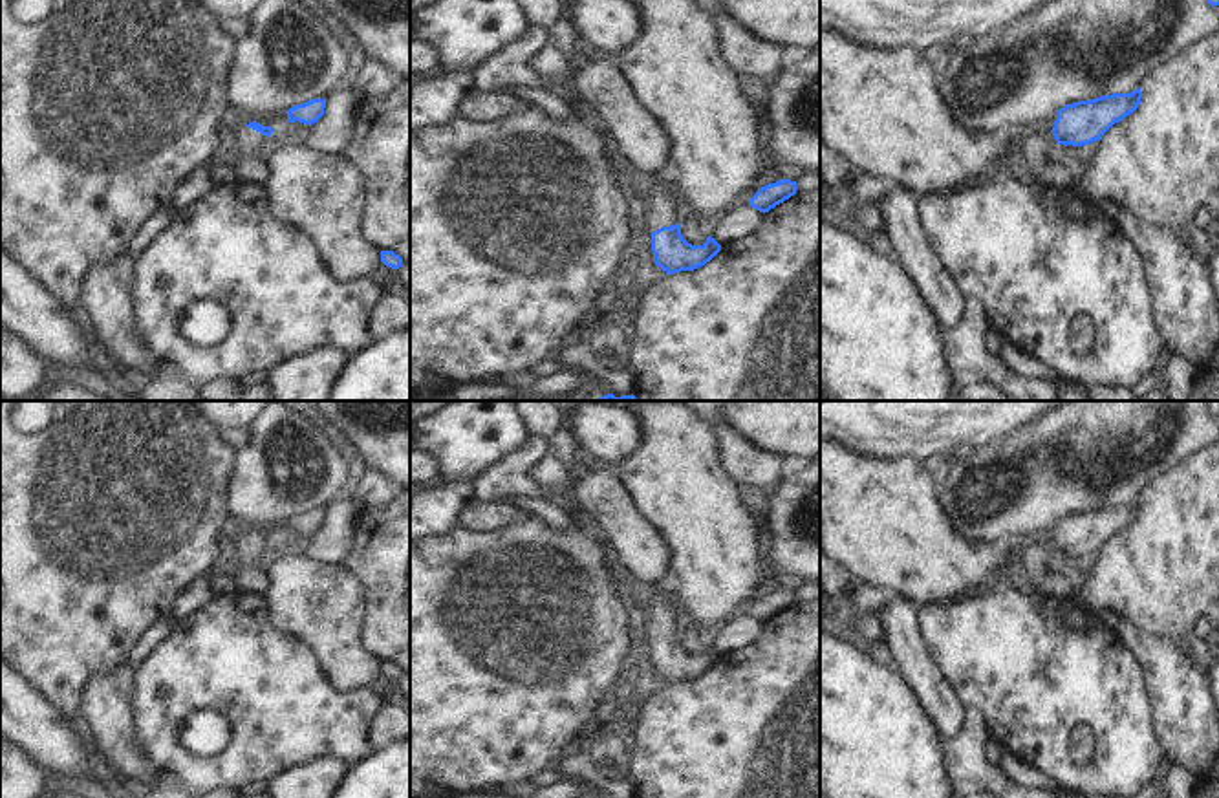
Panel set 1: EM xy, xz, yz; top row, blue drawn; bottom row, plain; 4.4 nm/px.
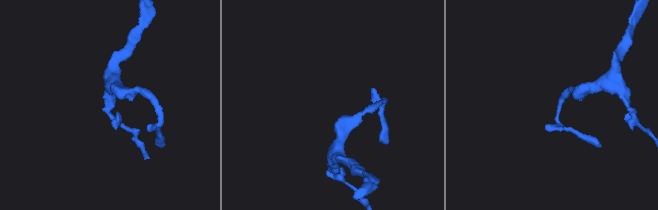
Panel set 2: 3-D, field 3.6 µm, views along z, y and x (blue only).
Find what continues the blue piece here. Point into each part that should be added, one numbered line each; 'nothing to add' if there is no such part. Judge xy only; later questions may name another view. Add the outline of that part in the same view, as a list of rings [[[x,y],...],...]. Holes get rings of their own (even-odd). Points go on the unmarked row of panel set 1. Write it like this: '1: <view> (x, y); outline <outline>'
1: xy (253, 575); outline [[[243,536],[238,540],[238,555],[238,567],[234,573],[238,588],[258,595],[269,595],[269,588],[273,584],[269,575],[273,555],[269,547]]]

